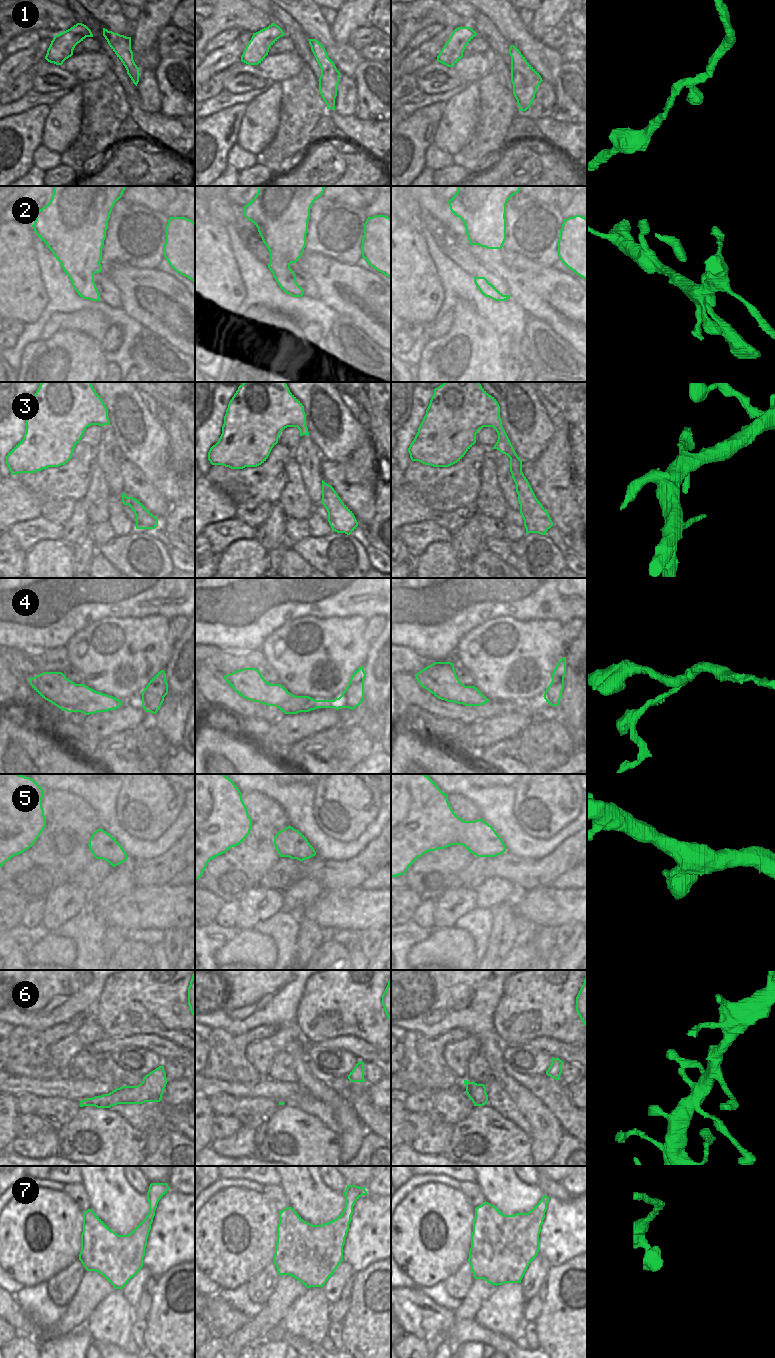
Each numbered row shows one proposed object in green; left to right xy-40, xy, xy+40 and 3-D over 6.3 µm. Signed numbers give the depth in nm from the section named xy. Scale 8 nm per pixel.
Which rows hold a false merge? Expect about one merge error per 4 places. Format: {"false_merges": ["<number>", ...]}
{"false_merges": ["4", "5"]}

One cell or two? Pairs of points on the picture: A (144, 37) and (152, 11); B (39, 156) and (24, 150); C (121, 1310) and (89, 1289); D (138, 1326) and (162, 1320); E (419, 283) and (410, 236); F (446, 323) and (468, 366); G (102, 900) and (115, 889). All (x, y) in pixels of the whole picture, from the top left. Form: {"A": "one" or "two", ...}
{"A": "one", "B": "two", "C": "two", "D": "two", "E": "one", "F": "two", "G": "one"}

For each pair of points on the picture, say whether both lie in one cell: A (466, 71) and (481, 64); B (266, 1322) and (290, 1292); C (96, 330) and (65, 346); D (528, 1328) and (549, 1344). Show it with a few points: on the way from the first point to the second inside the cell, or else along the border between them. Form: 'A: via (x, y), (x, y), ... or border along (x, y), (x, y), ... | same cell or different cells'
A: via (470, 69), (477, 66) | same cell
B: via (271, 1315), (283, 1299) | same cell
C: border along (64, 330), (80, 330), (91, 336), (100, 345) | different cells
D: border along (533, 1321), (536, 1326), (536, 1339), (539, 1347) | different cells

